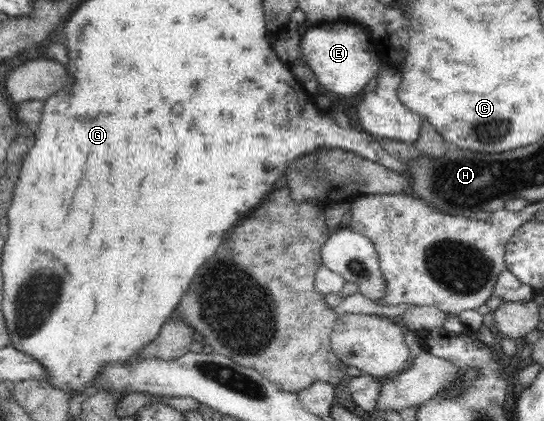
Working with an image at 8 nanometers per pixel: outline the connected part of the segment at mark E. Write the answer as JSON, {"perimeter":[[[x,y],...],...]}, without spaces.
{"perimeter":[[[324,23],[308,28],[300,36],[298,45],[301,60],[315,75],[318,86],[339,96],[359,94],[382,64],[368,33],[350,23]]]}

